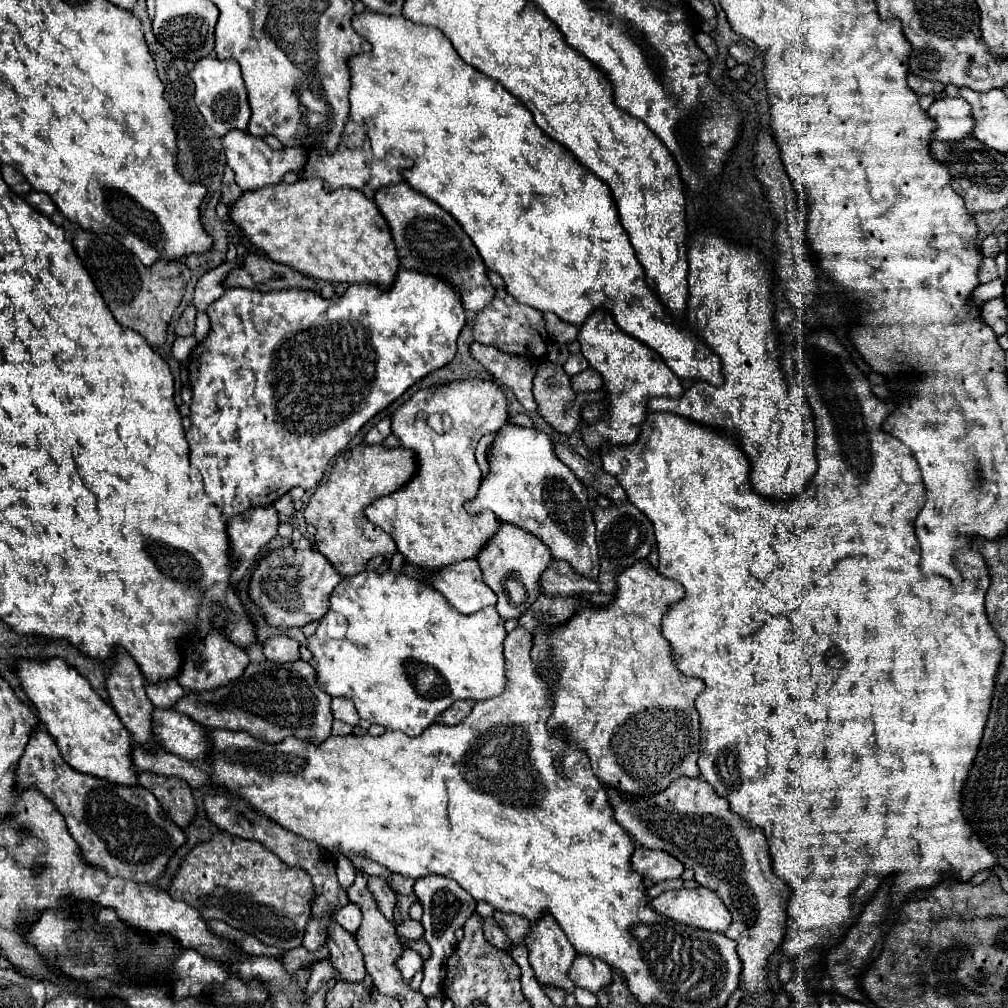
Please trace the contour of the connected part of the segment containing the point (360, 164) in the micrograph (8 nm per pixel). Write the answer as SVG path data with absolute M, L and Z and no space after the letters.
M354 122L346 124L344 134L342 134L342 142L340 142L336 152L330 154L330 152L318 152L316 150L316 152L308 154L308 162L304 166L304 178L318 178L318 176L324 180L324 186L328 190L348 186L348 188L356 188L356 190L364 192L366 198L374 198L378 188L388 186L388 184L396 184L402 180L402 176L398 174L398 170L390 162L374 158L366 128L358 126Z

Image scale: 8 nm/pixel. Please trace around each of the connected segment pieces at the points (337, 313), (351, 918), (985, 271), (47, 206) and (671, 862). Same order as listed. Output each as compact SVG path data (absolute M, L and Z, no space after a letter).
M400 270L390 288L382 290L378 284L352 284L342 296L334 294L332 298L322 298L318 292L308 292L302 288L290 288L284 292L256 292L256 290L226 290L222 298L212 302L206 308L210 316L210 332L198 342L198 346L190 354L190 378L192 378L192 404L190 404L190 430L186 432L186 440L190 444L190 466L194 466L204 478L204 490L212 498L212 502L226 510L226 518L238 516L240 512L250 510L252 506L270 506L280 496L290 492L296 486L304 490L314 490L328 462L348 446L352 436L380 410L384 410L390 402L400 398L416 380L430 374L432 370L448 364L456 354L456 340L464 326L464 308L458 292L444 282L434 280L432 276Z
M348 902L346 906L342 906L342 908L336 912L336 920L338 920L338 924L340 924L344 930L356 932L358 926L360 926L360 920L362 920L360 908L356 908L356 904Z
M982 258L978 278L980 278L980 282L990 282L990 280L998 278L998 270L996 270L996 264L994 264L994 258Z
M32 190L28 196L26 196L28 204L32 204L32 208L36 208L38 212L42 212L44 216L52 216L56 212L56 204L52 204L52 198L44 192L36 192Z
M638 848L632 854L632 870L646 876L654 884L658 884L658 882L680 878L684 872L684 866L668 852Z

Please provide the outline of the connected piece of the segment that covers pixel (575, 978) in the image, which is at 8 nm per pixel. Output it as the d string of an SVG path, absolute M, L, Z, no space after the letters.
M576 956L572 968L568 970L568 976L574 984L596 994L612 982L612 968L608 968L608 964L596 960L594 956Z

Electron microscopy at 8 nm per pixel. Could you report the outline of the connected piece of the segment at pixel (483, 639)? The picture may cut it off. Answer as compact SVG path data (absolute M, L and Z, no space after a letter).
M364 570L364 572L356 574L356 576L344 578L334 588L334 592L330 594L330 608L328 608L328 612L322 616L318 630L308 638L308 650L312 652L310 666L316 670L316 684L324 692L328 692L330 696L350 698L356 704L356 710L358 710L360 718L368 720L370 724L382 724L386 730L402 730L408 736L420 736L430 724L434 724L436 716L440 716L456 700L492 698L492 696L498 696L504 690L504 684L506 684L504 656L502 656L502 642L504 642L504 638L506 638L504 618L492 606L482 608L476 614L460 614L450 604L446 604L446 600L442 598L440 592L436 592L434 588L422 584L420 580L412 580L406 574L402 574L402 572L384 572L384 574L378 574L374 570Z

